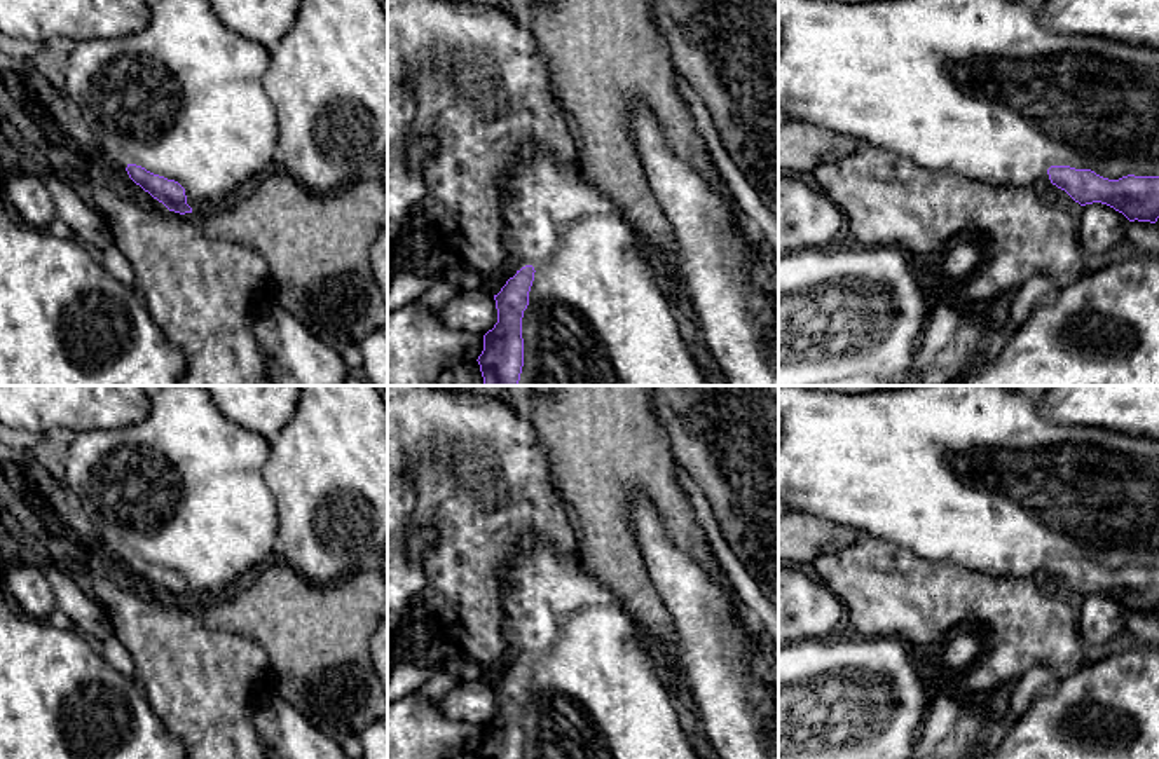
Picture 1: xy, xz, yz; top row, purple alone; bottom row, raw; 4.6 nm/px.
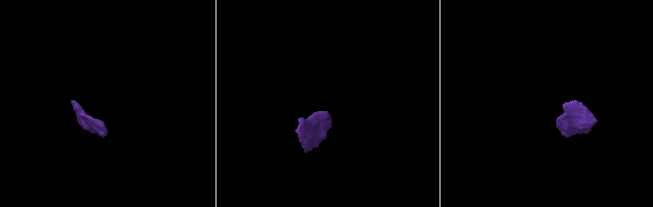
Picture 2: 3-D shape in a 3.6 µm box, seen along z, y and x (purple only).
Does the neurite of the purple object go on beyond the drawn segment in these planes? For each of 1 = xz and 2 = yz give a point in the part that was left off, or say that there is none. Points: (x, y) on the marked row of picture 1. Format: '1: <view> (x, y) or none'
1: xz (599, 314)
2: yz (980, 88)

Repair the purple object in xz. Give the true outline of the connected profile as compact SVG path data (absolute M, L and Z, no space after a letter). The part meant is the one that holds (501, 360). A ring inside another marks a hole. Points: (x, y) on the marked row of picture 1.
M527 141L524 143L517 152L517 164L510 171L508 176L503 180L503 220L504 229L501 234L503 246L508 253L508 258L515 260L515 267L511 272L499 281L501 291L494 295L496 309L497 309L497 323L492 330L489 330L483 335L483 351L478 356L480 372L483 377L483 386L709 386L709 380L702 373L702 366L691 354L689 347L681 337L679 323L676 319L676 305L670 300L667 288L665 288L665 277L663 270L655 256L655 253L649 250L646 241L641 237L641 234L627 222L618 204L614 204L609 197L606 197L599 188L595 188L580 171L578 166L564 166L560 164L539 141Z

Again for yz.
M778 0L778 108L789 119L806 120L878 148L906 155L930 171L951 171L991 187L1033 187L1039 180L1065 190L1080 206L1101 202L1129 222L1159 218L1159 51L1105 37L1046 30L1039 9L1018 0Z

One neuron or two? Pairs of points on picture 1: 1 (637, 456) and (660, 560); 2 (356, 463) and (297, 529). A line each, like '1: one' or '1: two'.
1: two
2: one

